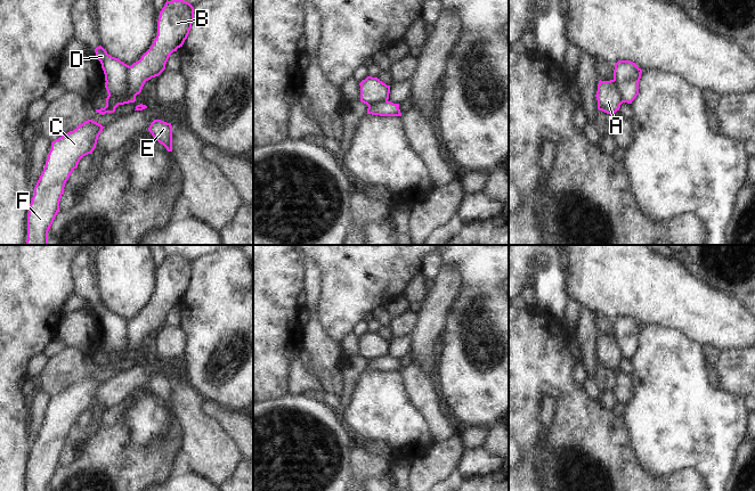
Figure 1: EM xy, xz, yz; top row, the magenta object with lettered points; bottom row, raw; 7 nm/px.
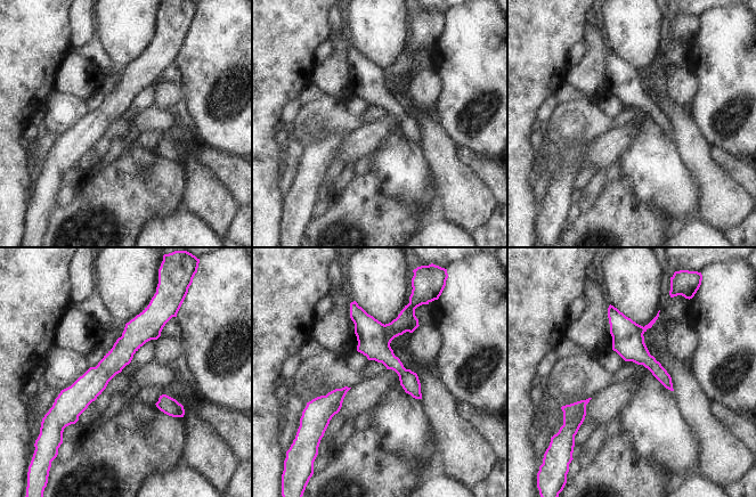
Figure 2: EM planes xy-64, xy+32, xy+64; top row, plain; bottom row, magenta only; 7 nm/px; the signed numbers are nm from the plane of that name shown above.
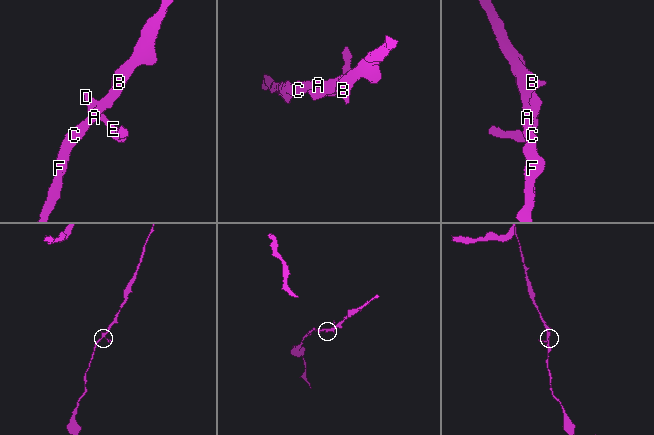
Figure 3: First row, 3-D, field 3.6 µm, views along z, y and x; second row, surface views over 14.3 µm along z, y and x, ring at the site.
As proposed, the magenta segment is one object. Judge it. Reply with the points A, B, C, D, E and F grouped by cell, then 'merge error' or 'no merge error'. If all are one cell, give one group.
groups A B C F / D E; merge error

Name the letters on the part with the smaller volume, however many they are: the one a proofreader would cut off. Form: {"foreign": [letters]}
{"foreign": ["D", "E"]}

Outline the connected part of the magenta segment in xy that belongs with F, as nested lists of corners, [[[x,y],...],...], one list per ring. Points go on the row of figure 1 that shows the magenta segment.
[[[88,120],[51,142],[27,213],[26,245],[48,245],[48,231],[59,211],[65,183],[80,159],[92,154],[104,128]]]

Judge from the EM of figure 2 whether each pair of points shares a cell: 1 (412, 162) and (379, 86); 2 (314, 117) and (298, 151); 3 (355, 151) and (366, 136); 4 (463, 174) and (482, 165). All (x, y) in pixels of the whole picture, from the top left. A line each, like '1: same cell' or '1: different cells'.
1: different cells
2: different cells
3: same cell
4: different cells

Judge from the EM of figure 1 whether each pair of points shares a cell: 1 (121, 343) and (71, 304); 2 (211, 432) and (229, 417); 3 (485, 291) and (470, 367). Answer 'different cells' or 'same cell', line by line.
1: different cells
2: different cells
3: same cell

